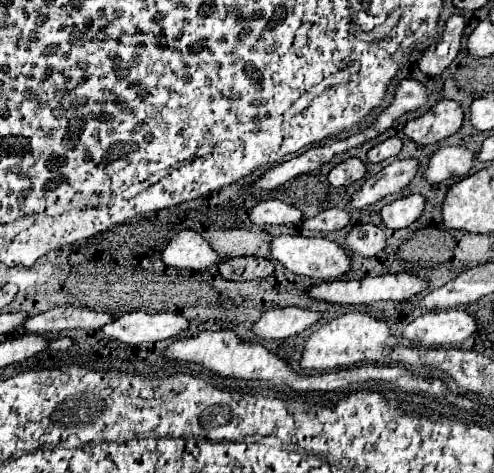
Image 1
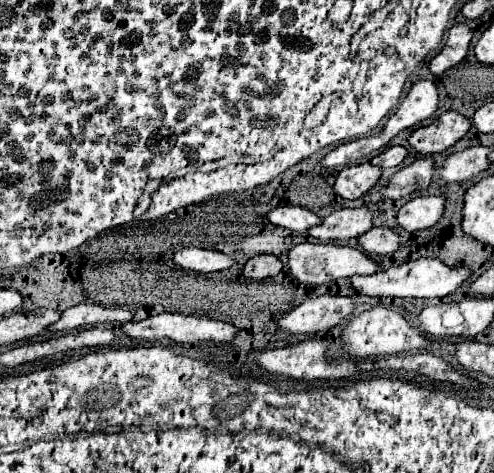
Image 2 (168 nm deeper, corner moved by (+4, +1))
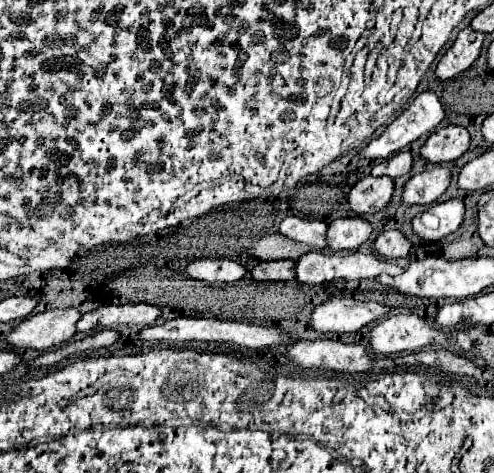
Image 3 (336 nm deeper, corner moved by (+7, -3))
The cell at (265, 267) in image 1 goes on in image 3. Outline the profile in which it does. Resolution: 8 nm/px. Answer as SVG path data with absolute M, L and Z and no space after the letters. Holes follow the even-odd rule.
M293 260L259 262L251 270L251 278L257 280L257 282L265 282L265 280L293 280L295 278L295 262Z

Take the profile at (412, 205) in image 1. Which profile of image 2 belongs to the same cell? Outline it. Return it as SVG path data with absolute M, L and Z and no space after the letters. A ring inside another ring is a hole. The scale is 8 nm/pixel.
M420 196L398 210L398 224L408 232L432 228L444 214L444 196Z

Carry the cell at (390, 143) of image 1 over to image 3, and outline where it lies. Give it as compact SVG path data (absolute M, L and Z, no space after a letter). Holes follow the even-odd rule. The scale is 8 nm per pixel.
M397 152L391 158L375 164L371 174L373 176L391 176L391 178L397 178L397 176L407 174L411 170L411 164L413 164L413 158L411 158L409 152Z

